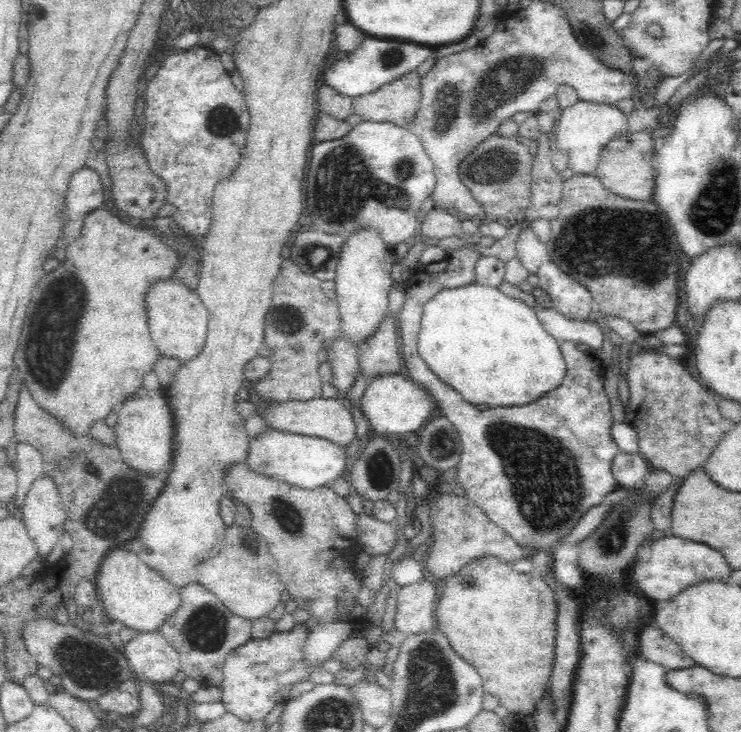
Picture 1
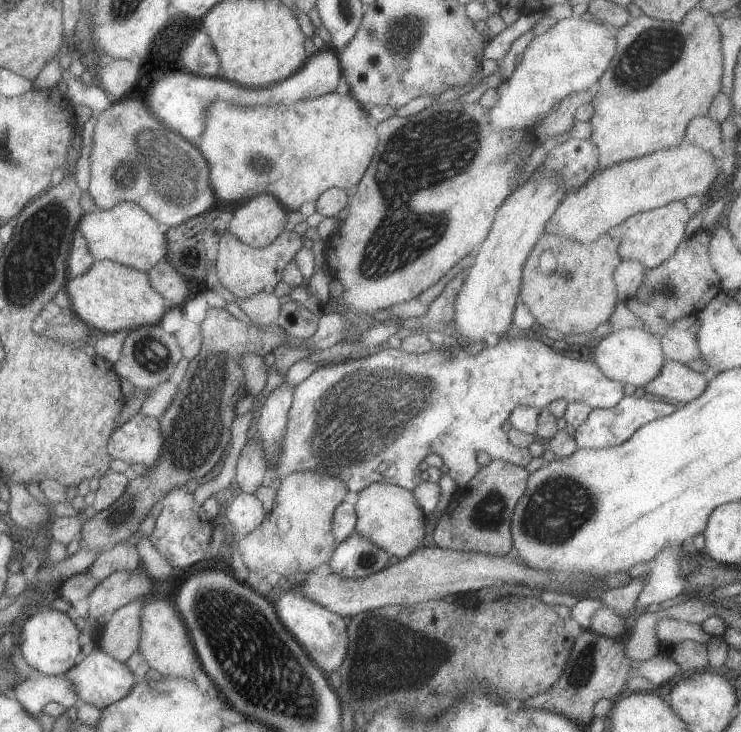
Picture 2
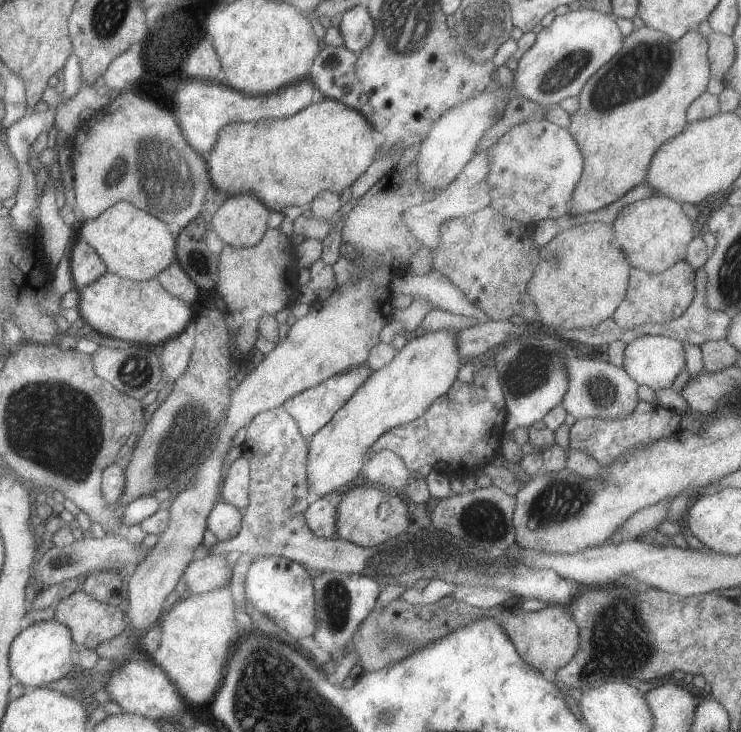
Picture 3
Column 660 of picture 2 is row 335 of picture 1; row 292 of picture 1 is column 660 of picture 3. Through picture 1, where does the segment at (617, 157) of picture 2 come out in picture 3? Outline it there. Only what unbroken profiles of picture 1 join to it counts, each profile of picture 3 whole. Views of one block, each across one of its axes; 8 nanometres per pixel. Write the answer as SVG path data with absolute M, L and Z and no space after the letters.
M646 25L642 28L635 27L631 34L623 38L622 48L590 76L578 96L580 106L571 115L571 125L568 128L578 143L585 162L582 176L573 192L571 216L608 206L645 182L656 150L663 142L685 130L688 125L688 106L702 93L708 92L706 88L711 78L708 49L708 39L698 32L698 28L690 29L682 38L674 40Z

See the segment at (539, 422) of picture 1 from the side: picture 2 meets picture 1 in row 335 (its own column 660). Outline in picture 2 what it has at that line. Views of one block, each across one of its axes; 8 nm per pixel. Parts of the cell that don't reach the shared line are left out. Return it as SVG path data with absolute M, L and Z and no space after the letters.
M624 395L624 398L609 409L594 408L588 414L588 418L580 426L576 427L576 440L579 448L583 449L598 449L613 446L620 446L623 442L630 440L632 434L646 423L668 416L676 410L674 404L670 404L668 400L649 400L646 398L630 395Z

